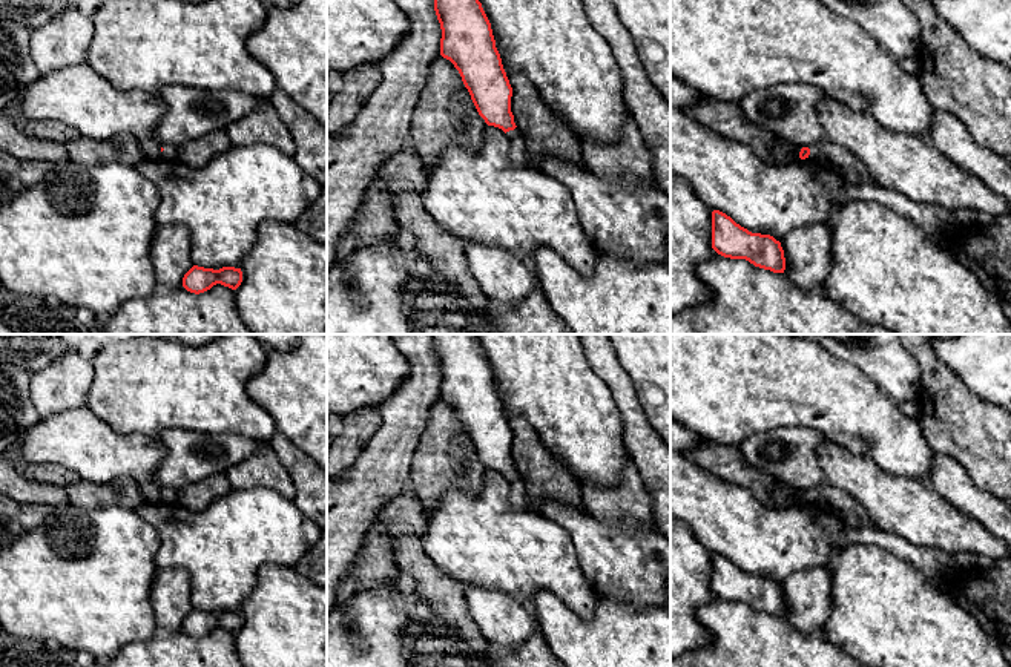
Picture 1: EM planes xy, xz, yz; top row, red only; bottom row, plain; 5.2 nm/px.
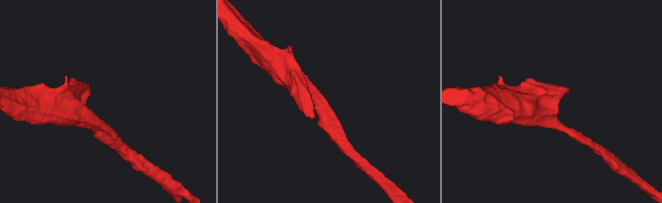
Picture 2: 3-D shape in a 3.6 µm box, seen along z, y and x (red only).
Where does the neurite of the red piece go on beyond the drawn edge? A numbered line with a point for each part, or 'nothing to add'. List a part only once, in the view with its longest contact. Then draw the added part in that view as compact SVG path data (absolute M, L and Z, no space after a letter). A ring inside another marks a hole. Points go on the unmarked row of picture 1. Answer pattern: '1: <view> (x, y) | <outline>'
1: yz (839, 503) | M821 485L812 489L808 501L851 527L878 527L865 508L847 492ZM878 527L879 529L879 527Z

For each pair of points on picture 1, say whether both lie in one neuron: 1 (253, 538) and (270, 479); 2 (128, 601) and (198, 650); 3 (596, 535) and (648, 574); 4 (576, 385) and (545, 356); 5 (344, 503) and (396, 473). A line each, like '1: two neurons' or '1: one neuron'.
1: two neurons
2: two neurons
3: one neuron
4: one neuron
5: one neuron

